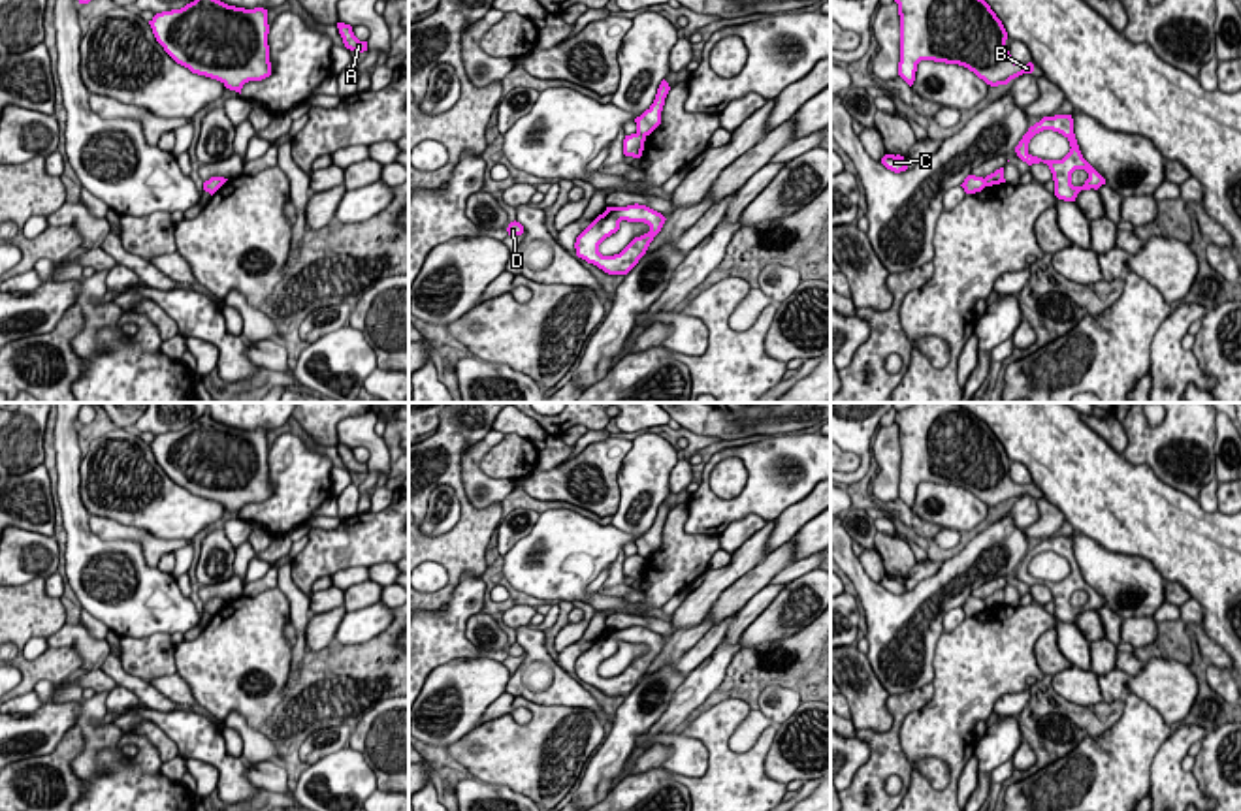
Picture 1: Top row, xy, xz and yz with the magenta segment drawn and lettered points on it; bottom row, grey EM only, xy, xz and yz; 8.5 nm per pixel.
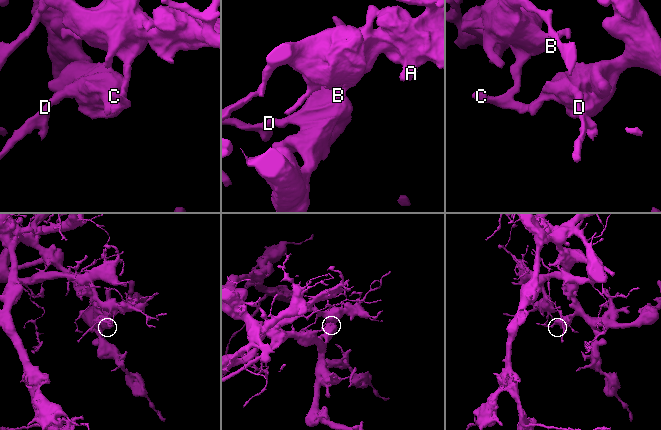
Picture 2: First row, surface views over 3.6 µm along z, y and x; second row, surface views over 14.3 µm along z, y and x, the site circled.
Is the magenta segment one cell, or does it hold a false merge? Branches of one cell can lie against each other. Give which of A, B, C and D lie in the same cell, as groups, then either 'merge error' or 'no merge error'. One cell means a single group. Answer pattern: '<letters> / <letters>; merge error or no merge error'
A B C / D; merge error

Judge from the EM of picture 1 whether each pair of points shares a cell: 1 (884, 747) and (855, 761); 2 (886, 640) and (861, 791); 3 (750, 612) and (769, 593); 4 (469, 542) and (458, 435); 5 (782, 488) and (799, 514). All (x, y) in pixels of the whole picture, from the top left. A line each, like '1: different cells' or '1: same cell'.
1: different cells
2: different cells
3: same cell
4: same cell
5: different cells

